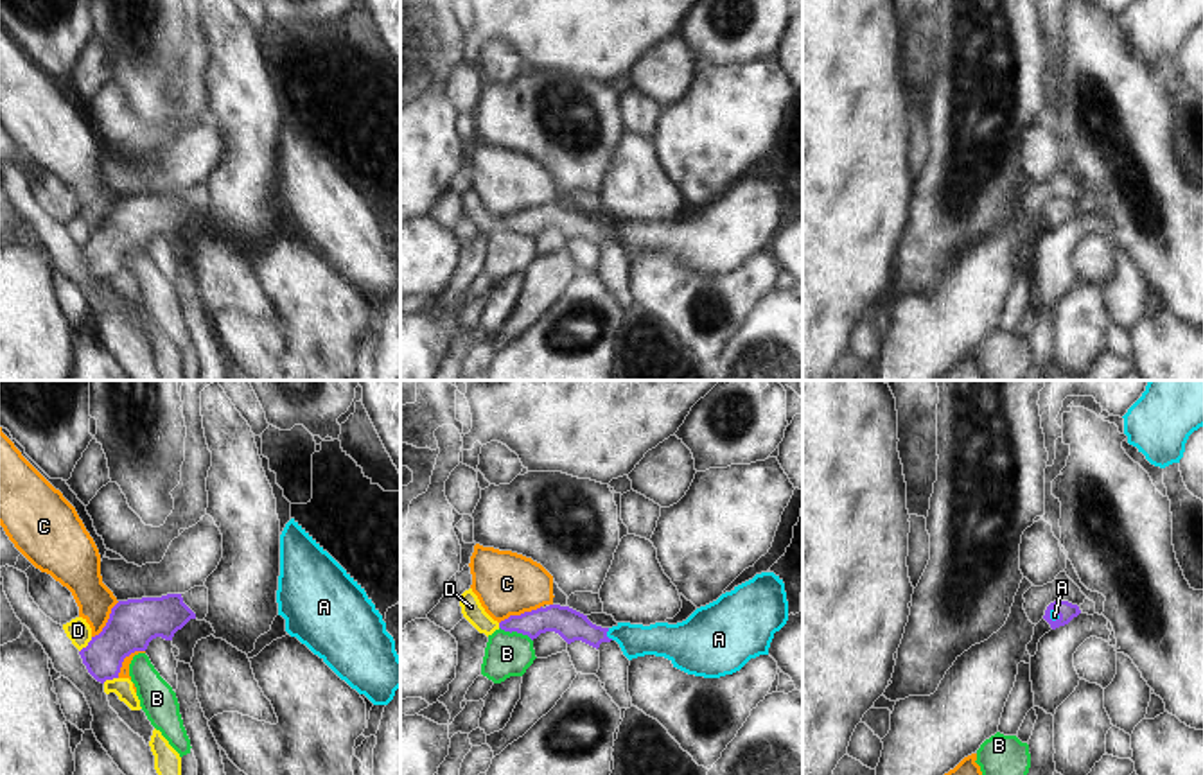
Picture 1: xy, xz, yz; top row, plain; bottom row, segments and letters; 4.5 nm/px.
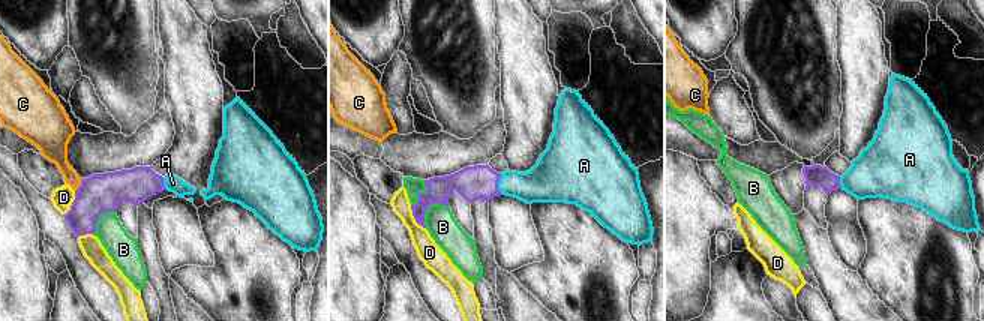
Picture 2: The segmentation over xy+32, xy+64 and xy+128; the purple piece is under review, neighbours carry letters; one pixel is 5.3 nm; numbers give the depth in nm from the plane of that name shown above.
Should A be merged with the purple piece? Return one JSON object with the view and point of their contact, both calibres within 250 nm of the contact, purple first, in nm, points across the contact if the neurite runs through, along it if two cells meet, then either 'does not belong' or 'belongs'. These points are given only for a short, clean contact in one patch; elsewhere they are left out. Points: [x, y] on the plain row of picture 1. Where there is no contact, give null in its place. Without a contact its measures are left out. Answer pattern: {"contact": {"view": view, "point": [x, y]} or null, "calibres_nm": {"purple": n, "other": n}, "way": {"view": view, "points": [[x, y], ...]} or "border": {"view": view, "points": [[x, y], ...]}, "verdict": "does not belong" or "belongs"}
{"contact": {"view": "xz", "point": [605, 234]}, "calibres_nm": {"purple": 140, "other": 160}, "way": {"view": "xz", "points": [[571, 223], [593, 234], [605, 234], [661, 237]]}, "verdict": "belongs"}

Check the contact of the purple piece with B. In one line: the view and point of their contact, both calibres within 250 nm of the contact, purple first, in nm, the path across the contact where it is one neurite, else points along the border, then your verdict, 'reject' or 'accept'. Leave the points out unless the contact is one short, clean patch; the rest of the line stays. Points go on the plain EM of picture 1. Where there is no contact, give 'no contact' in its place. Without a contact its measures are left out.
xz (516, 228) | 140/190 nm | along xz (500, 225), (521, 230), (532, 239) | reject

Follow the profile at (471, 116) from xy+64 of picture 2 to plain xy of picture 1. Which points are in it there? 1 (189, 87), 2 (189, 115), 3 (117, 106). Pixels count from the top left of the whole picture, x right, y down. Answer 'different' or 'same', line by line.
1: different
2: different
3: different

